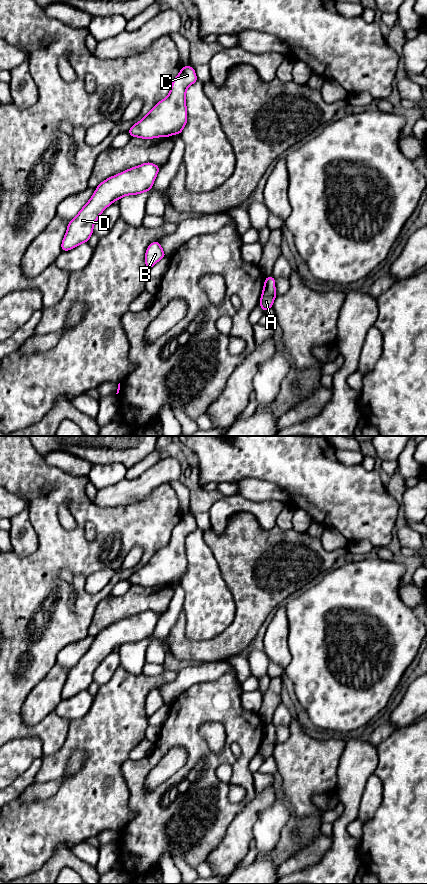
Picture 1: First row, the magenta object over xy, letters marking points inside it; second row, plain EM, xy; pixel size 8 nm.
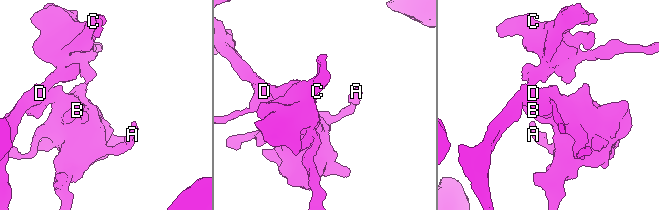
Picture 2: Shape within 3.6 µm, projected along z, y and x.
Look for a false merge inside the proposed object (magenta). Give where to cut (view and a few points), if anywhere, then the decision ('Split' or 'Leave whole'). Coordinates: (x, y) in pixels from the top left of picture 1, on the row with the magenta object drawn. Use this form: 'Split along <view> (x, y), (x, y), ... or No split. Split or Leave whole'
No split. Leave whole

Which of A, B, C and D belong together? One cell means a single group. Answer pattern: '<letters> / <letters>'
A B C D

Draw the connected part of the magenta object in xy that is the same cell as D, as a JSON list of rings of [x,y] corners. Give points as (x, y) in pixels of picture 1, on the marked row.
[[[147,162],[107,178],[100,183],[90,200],[68,226],[61,244],[62,251],[69,251],[88,242],[93,227],[101,213],[115,200],[127,195],[149,192],[160,167]]]

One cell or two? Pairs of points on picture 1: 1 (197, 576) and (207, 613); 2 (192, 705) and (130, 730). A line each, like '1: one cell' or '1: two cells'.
1: one cell
2: two cells

